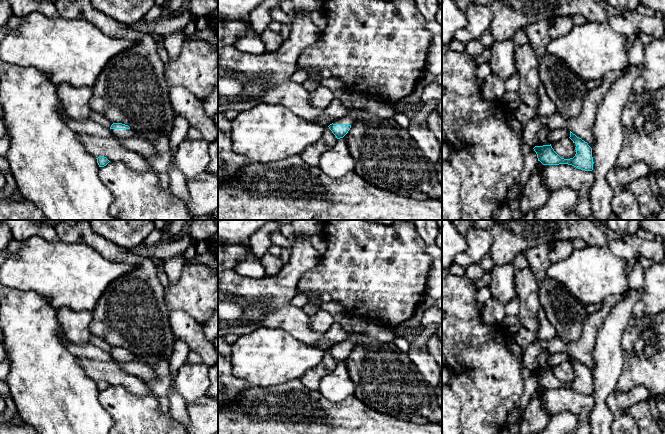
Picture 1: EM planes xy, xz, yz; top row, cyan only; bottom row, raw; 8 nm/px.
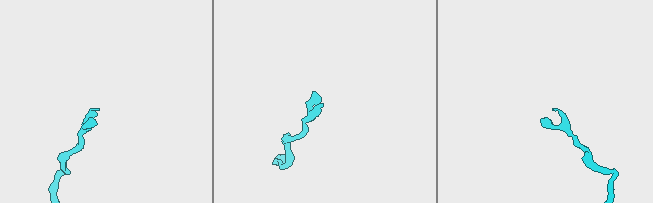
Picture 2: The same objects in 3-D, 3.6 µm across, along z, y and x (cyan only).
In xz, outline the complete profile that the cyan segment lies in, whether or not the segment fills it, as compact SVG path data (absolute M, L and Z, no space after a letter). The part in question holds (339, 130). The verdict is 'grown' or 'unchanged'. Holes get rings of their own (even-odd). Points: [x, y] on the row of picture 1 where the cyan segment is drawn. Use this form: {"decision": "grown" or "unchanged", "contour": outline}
{"decision": "grown", "contour": "M350 109L349 113L342 117L334 120L328 127L337 139L343 138L351 128L351 125L356 122L359 117L366 116L363 110Z"}

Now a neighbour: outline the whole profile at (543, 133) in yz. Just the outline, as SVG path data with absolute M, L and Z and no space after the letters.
M541 125L541 128L538 132L538 141L537 146L550 145L550 141L548 140L548 134L550 133L550 129L544 125Z

